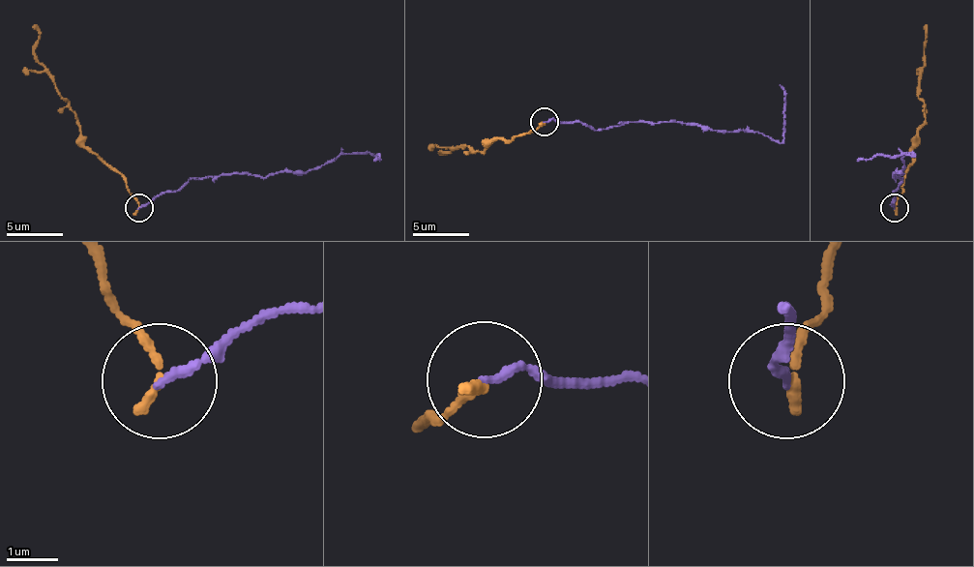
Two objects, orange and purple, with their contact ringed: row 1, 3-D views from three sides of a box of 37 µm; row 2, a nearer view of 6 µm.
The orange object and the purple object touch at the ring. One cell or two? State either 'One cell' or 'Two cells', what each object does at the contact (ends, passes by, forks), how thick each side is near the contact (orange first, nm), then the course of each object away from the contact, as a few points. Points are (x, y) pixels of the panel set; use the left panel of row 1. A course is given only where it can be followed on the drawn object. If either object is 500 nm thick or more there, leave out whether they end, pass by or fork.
Two cells. At the ring orange ends. At the ring purple ends. Thickness 200 nm (orange) against 160 nm. Course of orange: (139, 207), (125, 178), (82, 144), (77, 113), (57, 90), (54, 76), (38, 59), (38, 31), (32, 25). Course of purple: (139, 207), (176, 193), (191, 178), (224, 172), (267, 178), (318, 169), (343, 153), (374, 153), (374, 162)

